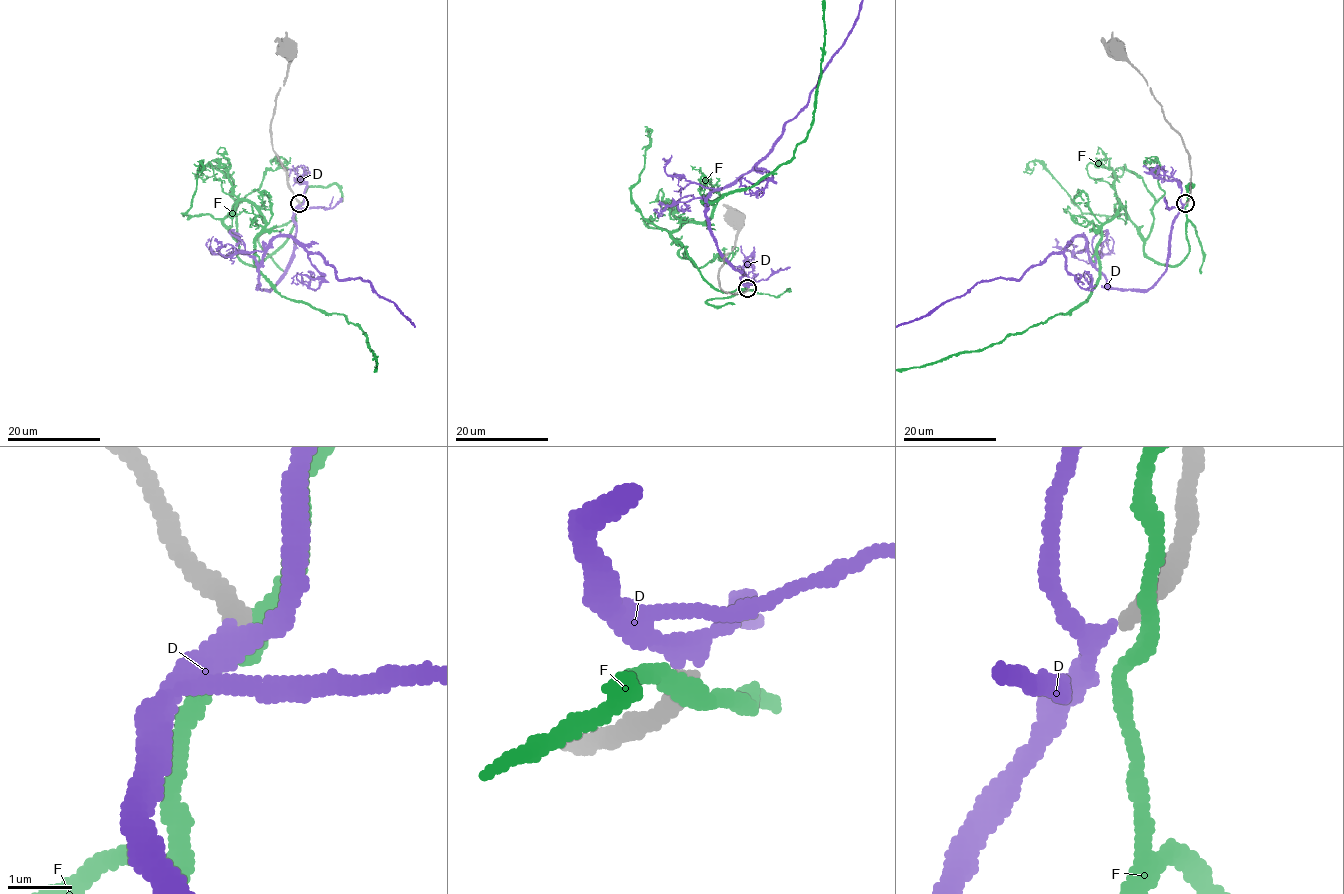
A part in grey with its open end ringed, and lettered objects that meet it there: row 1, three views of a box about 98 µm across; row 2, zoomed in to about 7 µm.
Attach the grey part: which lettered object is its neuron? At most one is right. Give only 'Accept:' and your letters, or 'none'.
Accept: D

